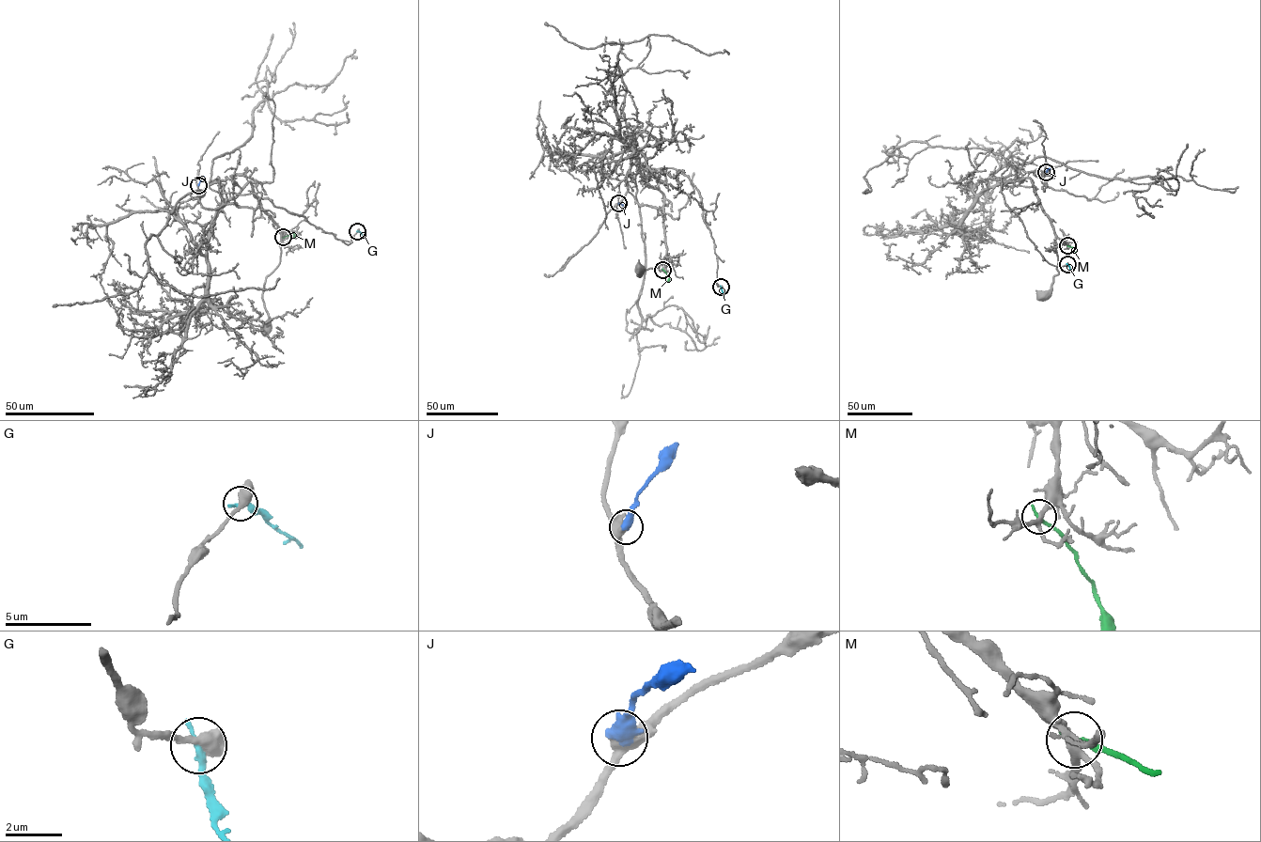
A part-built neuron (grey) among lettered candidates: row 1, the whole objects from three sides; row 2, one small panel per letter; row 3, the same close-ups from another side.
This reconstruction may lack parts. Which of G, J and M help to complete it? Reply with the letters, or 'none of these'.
J

